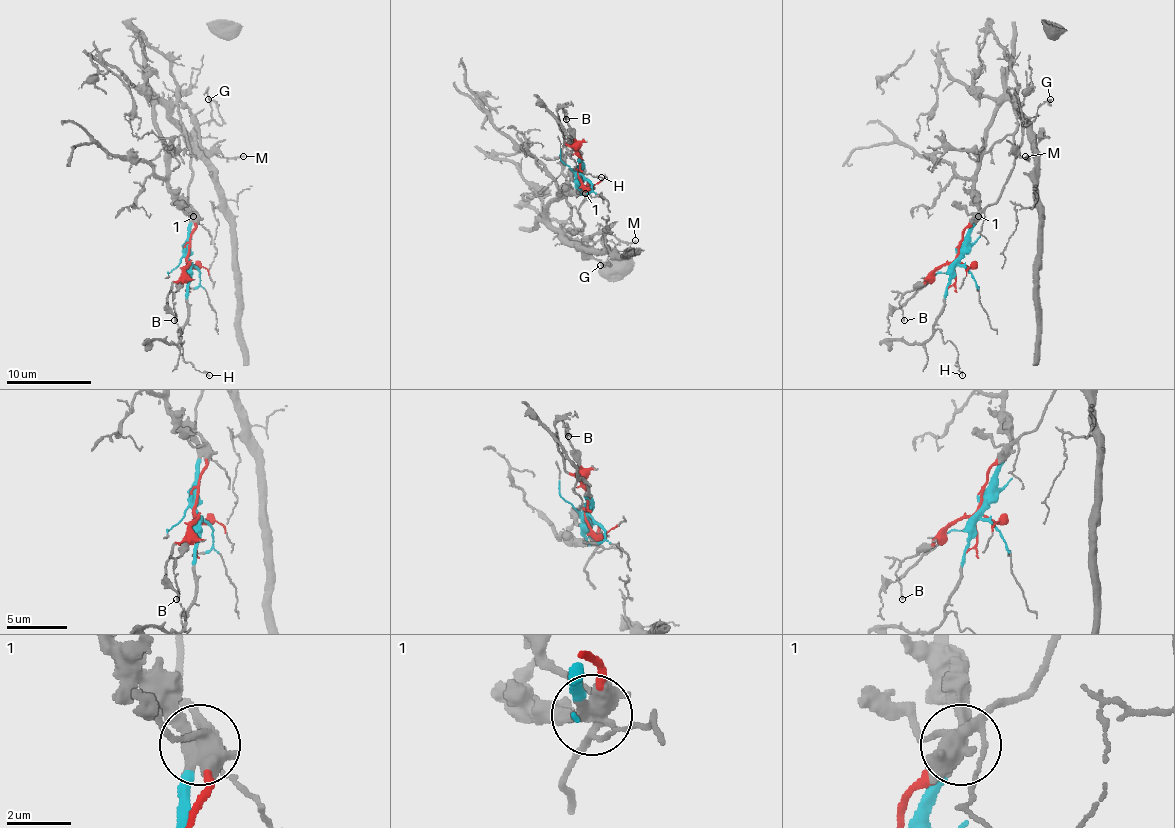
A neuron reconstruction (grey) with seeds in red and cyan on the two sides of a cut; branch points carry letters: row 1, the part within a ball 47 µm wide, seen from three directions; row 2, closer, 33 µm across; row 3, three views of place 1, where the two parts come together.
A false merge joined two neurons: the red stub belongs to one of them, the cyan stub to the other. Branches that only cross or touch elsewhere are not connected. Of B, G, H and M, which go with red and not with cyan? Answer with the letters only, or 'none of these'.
B, G, M

